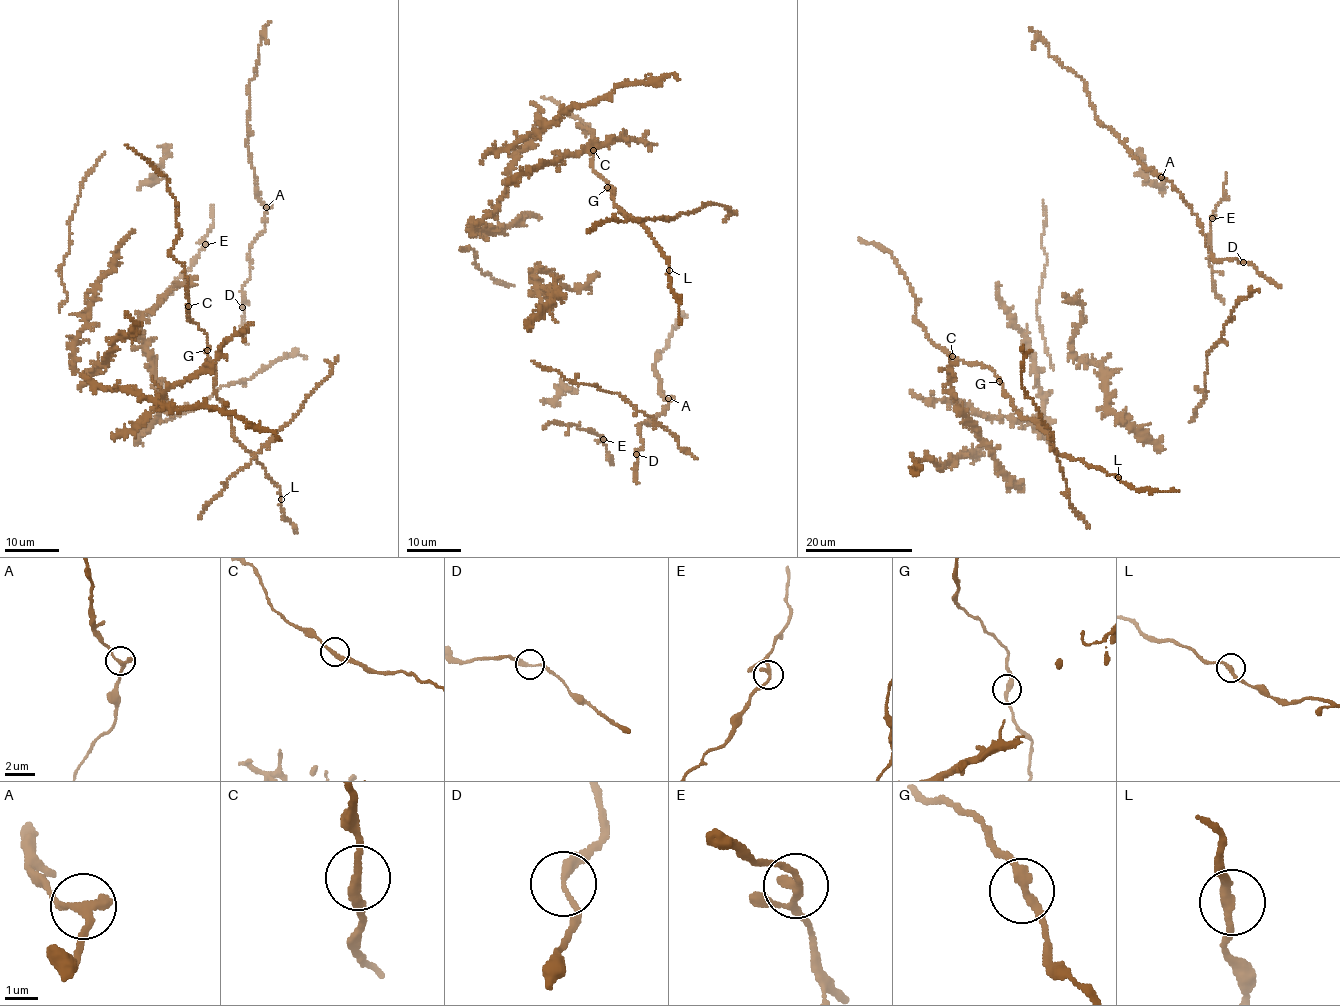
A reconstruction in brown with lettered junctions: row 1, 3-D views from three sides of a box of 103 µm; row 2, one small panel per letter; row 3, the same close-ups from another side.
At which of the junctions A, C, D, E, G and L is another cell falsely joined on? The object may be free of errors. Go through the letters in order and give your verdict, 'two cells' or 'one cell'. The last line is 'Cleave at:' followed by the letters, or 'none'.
A: one cell
C: one cell
D: one cell
E: one cell
G: one cell
L: one cell
Cleave at: none

